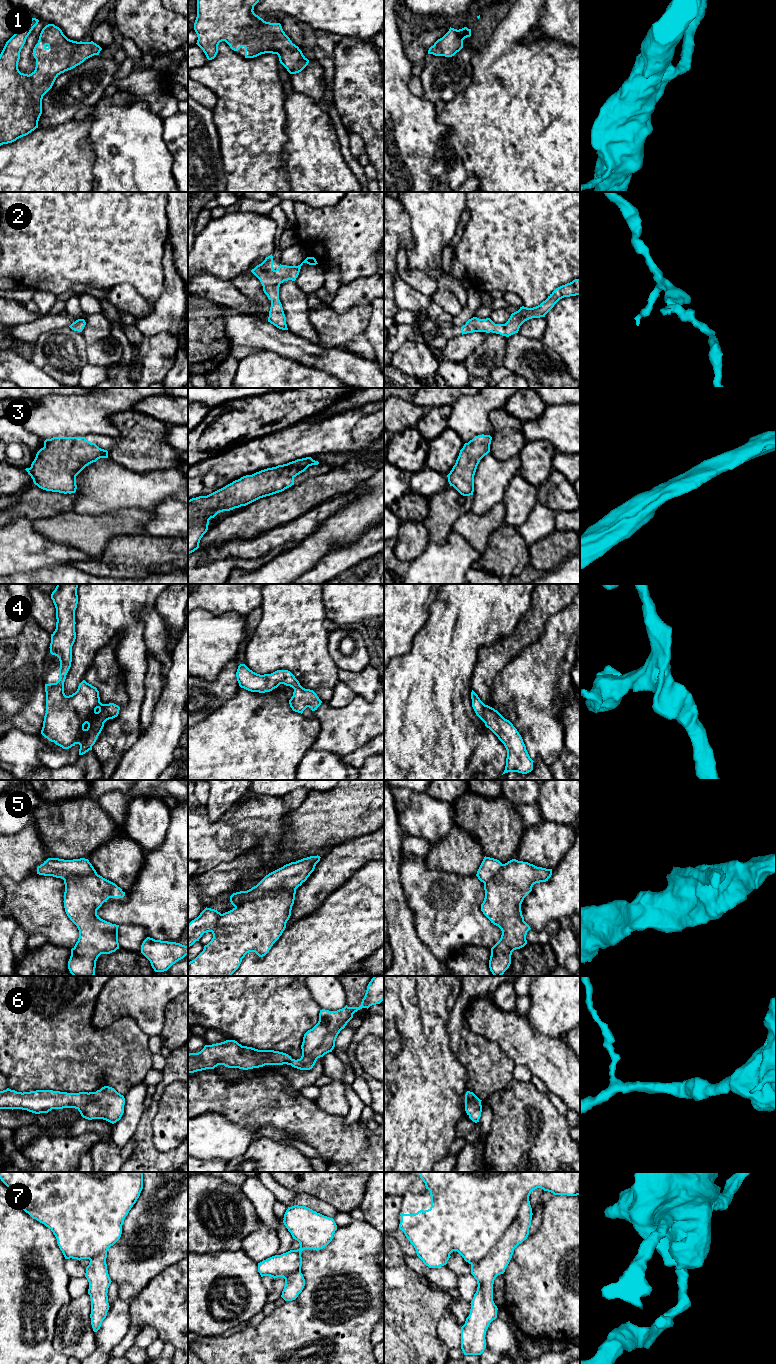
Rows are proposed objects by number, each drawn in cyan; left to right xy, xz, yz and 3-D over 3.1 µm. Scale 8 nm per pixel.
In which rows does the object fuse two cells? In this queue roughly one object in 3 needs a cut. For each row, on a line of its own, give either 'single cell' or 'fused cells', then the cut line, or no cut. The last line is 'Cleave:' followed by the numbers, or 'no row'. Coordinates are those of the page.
1: single cell | no cut
2: single cell | no cut
3: single cell | no cut
4: single cell | no cut
5: fused cells | xz (295, 888), (265, 891), (260, 896), (246, 900), (235, 907)
6: single cell | no cut
7: single cell | no cut
Cleave: 5

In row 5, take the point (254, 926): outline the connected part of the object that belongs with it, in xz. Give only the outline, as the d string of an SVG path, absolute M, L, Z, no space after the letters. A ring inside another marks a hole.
M296 889L267 891L261 897L246 901L223 913L212 931L212 940L188 963L188 976L231 976L249 952L265 956L279 939L291 916Z

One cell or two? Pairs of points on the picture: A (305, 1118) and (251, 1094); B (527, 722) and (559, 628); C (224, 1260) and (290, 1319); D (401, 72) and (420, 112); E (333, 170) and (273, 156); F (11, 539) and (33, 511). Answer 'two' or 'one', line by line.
A: one
B: one
C: two
D: one
E: two
F: two

